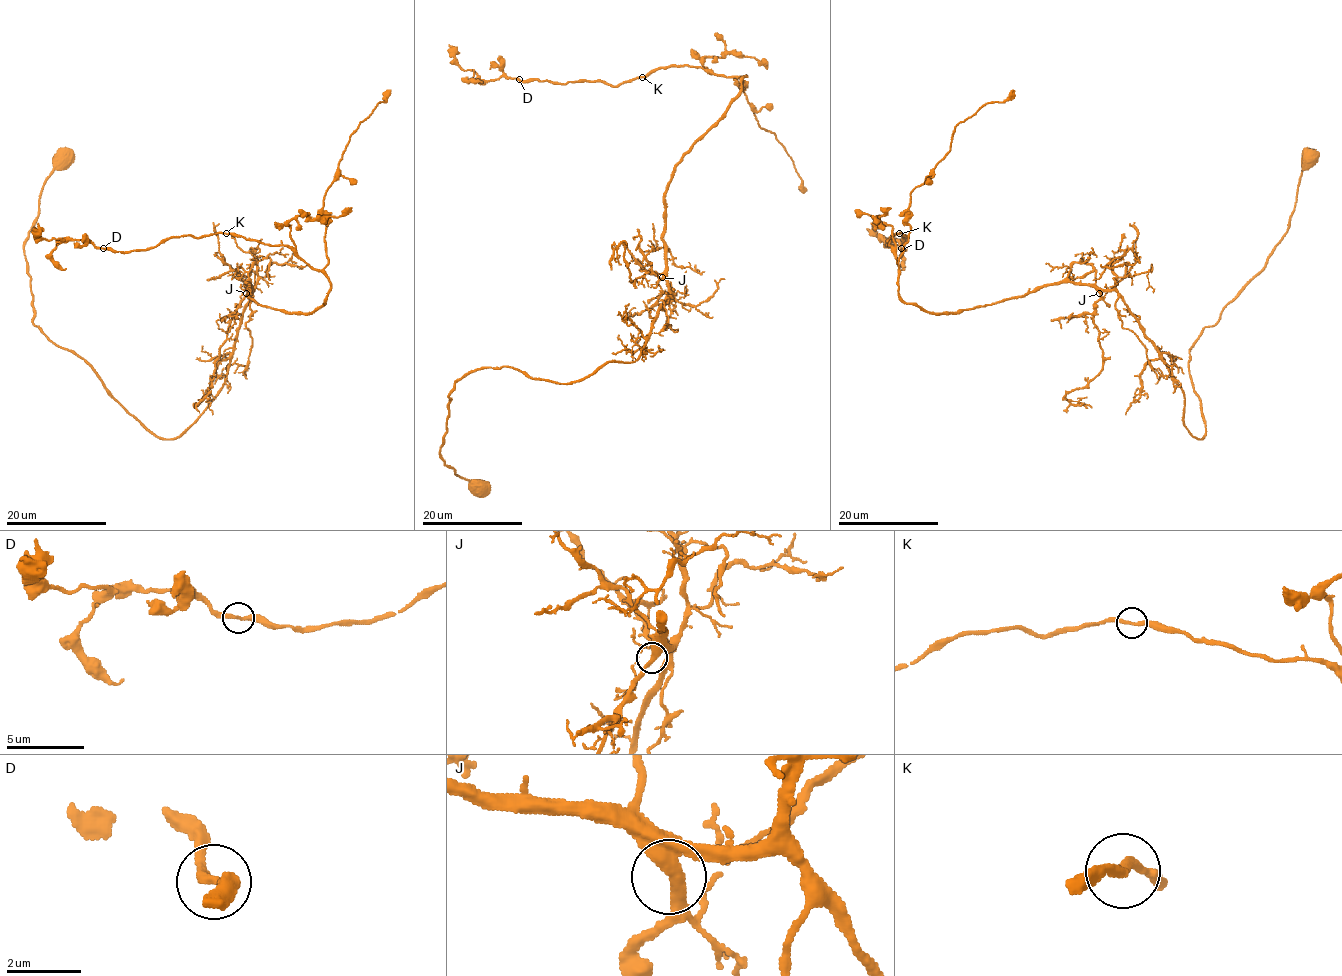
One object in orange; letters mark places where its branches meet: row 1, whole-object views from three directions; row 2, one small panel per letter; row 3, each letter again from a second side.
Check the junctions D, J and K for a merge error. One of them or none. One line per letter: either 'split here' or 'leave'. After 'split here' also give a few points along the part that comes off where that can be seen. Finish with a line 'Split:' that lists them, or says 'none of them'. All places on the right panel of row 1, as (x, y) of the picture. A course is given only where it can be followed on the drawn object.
D: leave
J: leave
K: leave
Split: none of them

